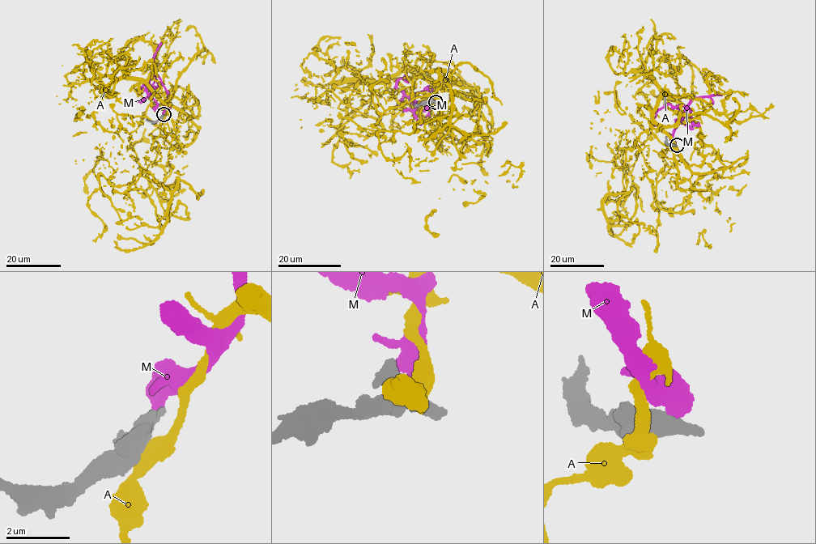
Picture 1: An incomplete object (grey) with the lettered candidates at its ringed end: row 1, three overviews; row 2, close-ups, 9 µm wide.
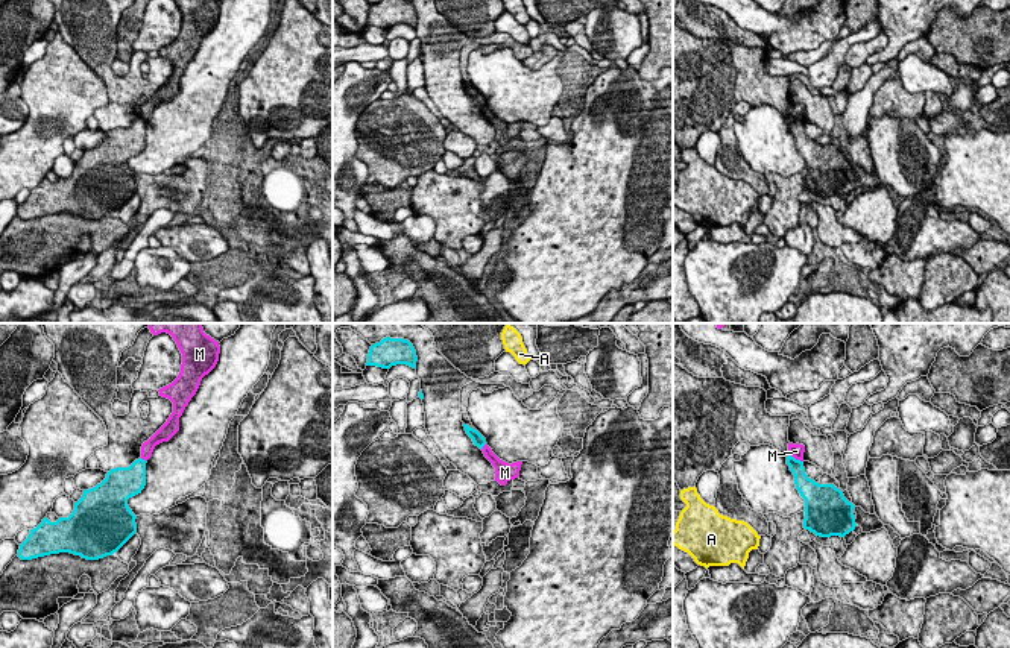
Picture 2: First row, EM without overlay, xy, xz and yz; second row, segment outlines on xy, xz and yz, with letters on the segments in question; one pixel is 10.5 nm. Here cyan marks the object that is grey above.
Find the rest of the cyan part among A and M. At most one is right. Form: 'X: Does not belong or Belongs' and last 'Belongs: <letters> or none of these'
A: Does not belong
M: Does not belong
Belongs: none of these

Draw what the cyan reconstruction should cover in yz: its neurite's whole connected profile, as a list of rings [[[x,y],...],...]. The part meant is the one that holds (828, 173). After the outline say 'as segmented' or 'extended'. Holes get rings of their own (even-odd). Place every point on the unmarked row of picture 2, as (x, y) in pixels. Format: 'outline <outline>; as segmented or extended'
outline [[[787,117],[787,124],[794,135],[794,144],[805,159],[803,188],[816,196],[844,197],[855,190],[855,165],[834,144],[819,144],[805,134],[803,121]]]; as segmented

